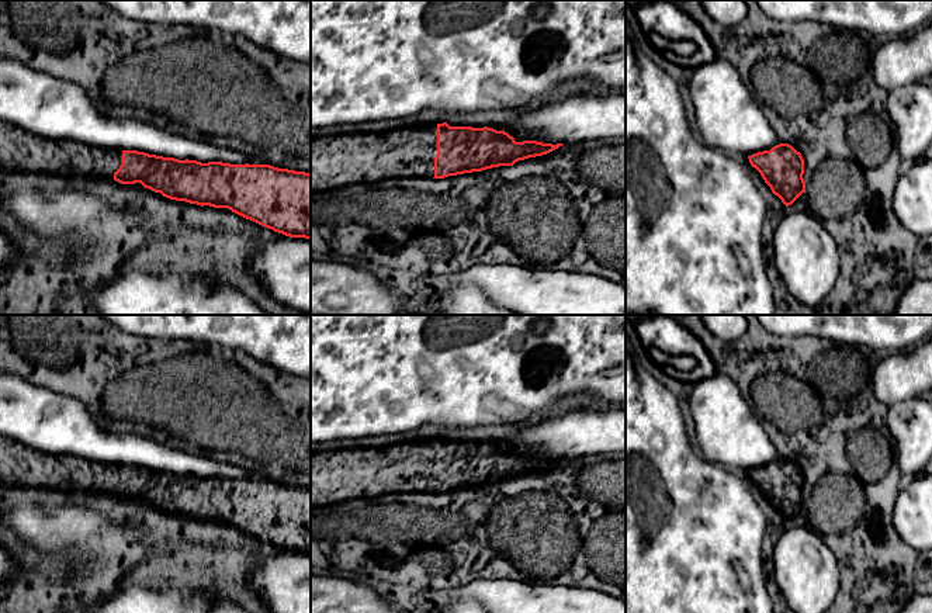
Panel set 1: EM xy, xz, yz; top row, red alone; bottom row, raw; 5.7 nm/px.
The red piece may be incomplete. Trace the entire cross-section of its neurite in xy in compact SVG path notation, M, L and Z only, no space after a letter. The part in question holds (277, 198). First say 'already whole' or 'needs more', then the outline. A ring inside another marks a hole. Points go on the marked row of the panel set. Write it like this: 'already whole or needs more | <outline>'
needs more | M0 121L0 169L141 183L163 197L228 208L290 238L311 239L311 174L270 164L179 160L51 139Z

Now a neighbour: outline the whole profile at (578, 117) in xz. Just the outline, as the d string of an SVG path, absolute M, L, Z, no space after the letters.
M626 90L607 96L557 94L551 98L545 105L538 103L516 111L509 121L488 128L507 132L516 142L552 145L626 135Z

